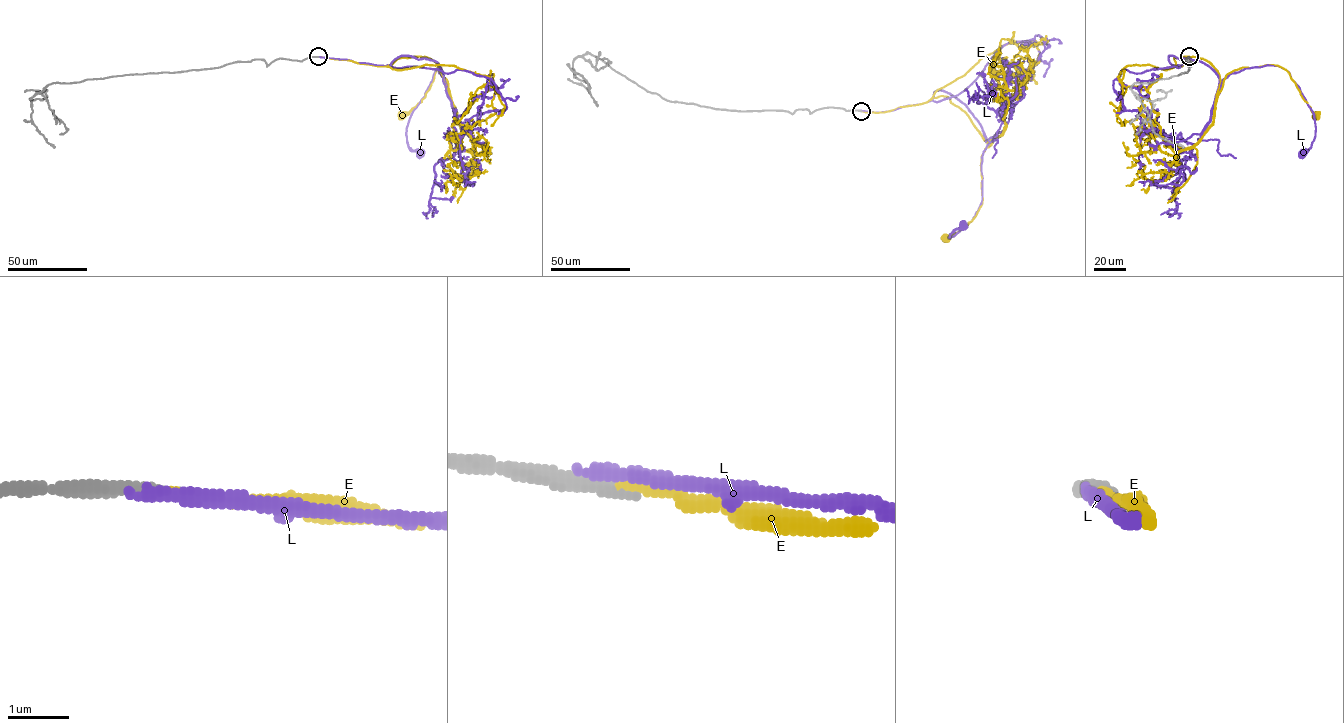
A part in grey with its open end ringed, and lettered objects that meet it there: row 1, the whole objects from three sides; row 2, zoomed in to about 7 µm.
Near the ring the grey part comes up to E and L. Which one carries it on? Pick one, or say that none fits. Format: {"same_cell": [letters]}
{"same_cell": ["E"]}

